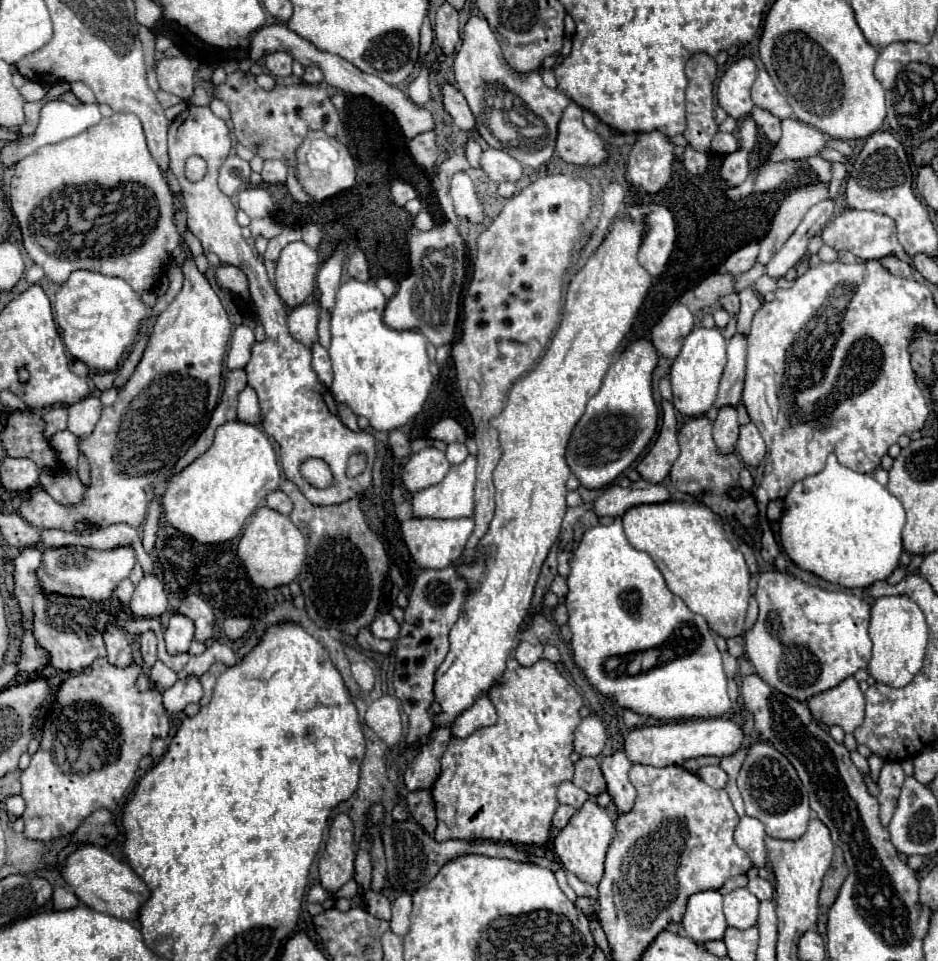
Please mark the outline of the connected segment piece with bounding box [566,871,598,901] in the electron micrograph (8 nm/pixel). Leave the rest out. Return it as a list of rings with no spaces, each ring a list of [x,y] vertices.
[[[566,871],[566,879],[568,879],[568,883],[570,883],[570,887],[576,891],[576,895],[582,895],[582,897],[590,897],[590,899],[598,899],[598,889],[594,887],[594,885],[590,885],[590,883],[584,883],[584,881],[580,881],[574,873],[570,873],[570,871]]]

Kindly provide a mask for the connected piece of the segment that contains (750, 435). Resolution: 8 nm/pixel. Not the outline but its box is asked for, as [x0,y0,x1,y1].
[736,423,766,467]

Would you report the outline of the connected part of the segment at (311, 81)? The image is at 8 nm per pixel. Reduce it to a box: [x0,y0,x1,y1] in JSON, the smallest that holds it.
[302,67,324,85]

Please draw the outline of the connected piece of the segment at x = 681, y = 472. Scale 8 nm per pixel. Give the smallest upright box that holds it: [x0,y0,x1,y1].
[670,415,758,527]

